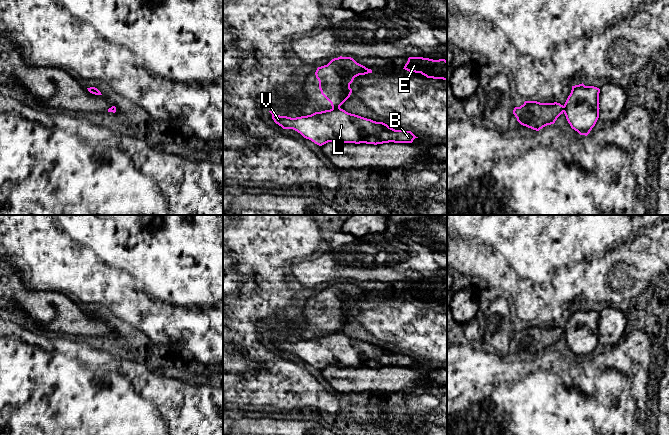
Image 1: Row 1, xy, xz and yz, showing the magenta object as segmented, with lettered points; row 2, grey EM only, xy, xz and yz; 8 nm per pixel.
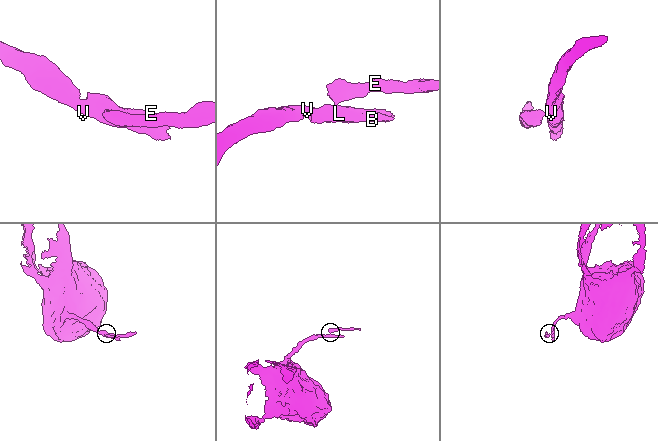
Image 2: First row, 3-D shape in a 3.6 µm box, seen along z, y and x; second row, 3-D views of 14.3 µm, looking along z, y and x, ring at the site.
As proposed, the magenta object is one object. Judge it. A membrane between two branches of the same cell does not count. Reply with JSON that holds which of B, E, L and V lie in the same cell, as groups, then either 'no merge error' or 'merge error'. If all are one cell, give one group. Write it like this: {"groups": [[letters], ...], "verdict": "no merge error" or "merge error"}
{"groups": [["B", "L", "V"], ["E"]], "verdict": "merge error"}

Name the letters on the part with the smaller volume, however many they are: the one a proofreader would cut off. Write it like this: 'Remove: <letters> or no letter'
Remove: E

